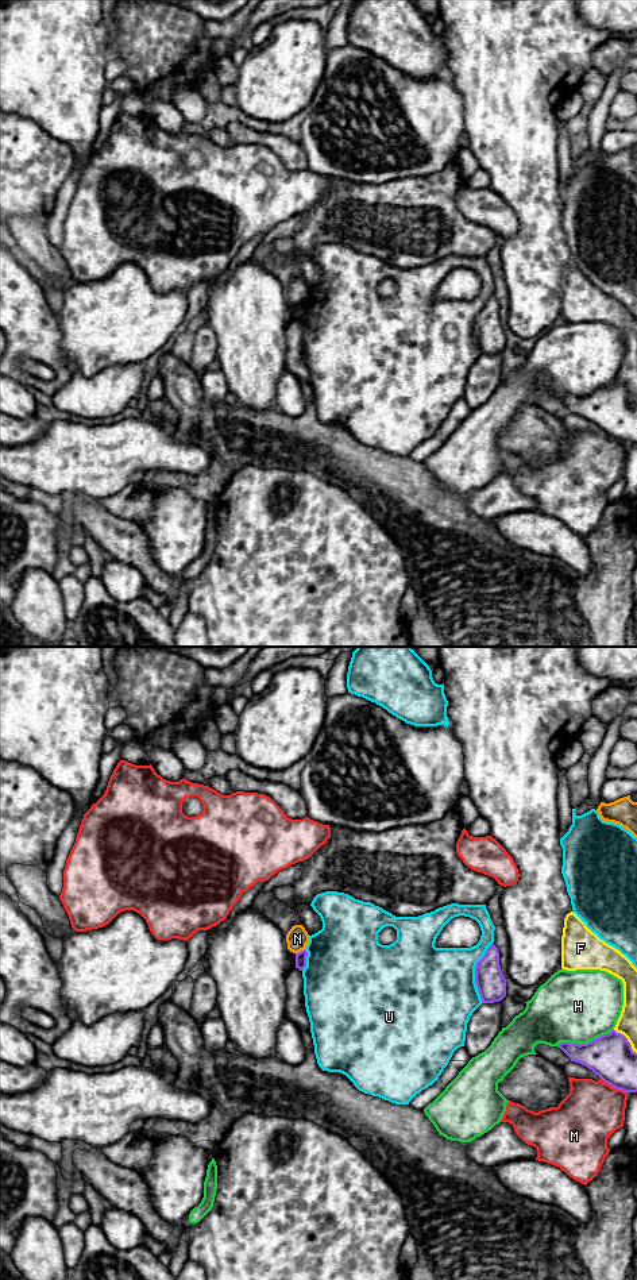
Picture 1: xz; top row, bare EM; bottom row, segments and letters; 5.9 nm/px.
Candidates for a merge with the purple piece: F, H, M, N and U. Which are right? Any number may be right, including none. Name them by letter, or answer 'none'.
none

